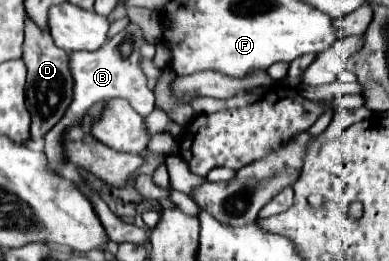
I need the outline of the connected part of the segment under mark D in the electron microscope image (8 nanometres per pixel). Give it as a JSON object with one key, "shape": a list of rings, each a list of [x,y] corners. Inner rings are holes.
{"shape":[[[25,17],[25,43],[23,61],[27,65],[27,85],[25,85],[25,105],[31,113],[31,139],[43,137],[51,131],[57,121],[65,115],[73,99],[73,77],[69,71],[69,53],[59,49],[51,35],[43,31],[35,21]]]}

